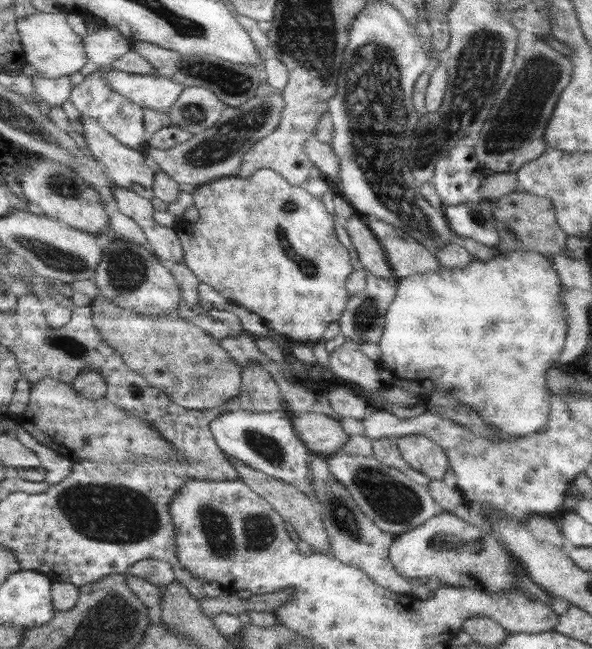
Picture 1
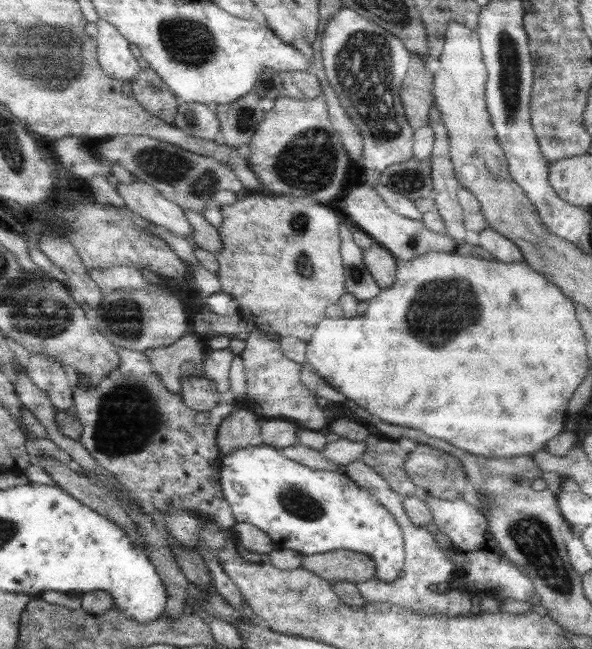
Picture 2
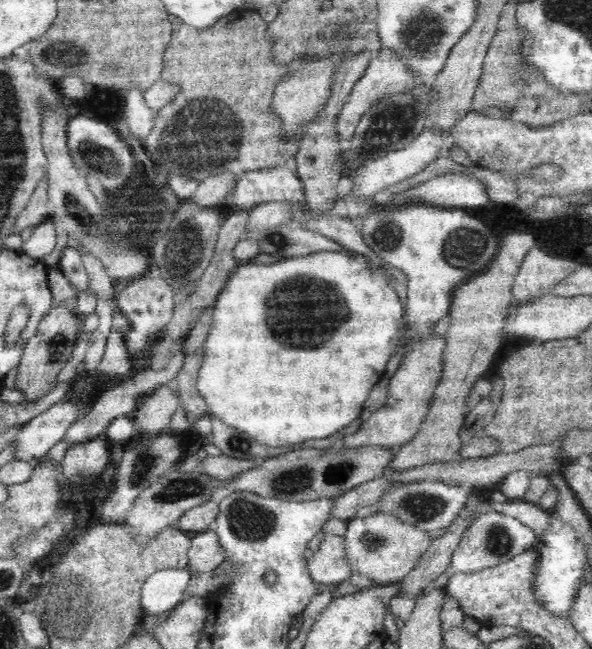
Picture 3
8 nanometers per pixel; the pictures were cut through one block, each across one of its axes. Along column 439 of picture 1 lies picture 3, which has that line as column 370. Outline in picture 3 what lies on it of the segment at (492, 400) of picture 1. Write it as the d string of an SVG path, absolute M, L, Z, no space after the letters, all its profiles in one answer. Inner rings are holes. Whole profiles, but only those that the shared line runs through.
M322 251L303 257L282 258L269 265L259 265L254 262L240 264L232 272L228 283L218 296L212 315L214 315L214 322L203 345L204 356L202 356L198 373L197 389L204 397L210 414L218 417L227 426L234 426L237 430L248 432L260 444L276 448L276 446L290 446L290 444L298 444L306 440L328 438L336 430L340 432L343 429L348 430L350 424L360 416L370 390L378 384L380 376L386 370L388 360L392 358L396 346L400 345L398 344L398 330L403 330L400 324L404 322L405 307L385 276L372 270L364 257L353 256L346 252Z

